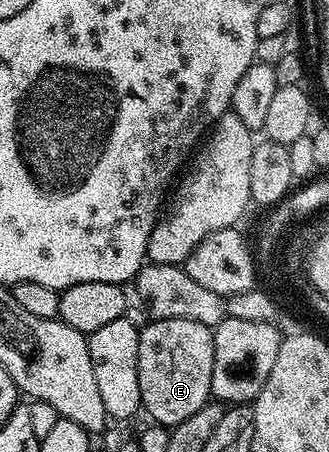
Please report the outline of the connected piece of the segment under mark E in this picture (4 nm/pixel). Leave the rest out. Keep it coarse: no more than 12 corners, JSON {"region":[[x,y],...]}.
{"region":[[212,328],[139,332],[142,410],[168,429],[212,398]]}

